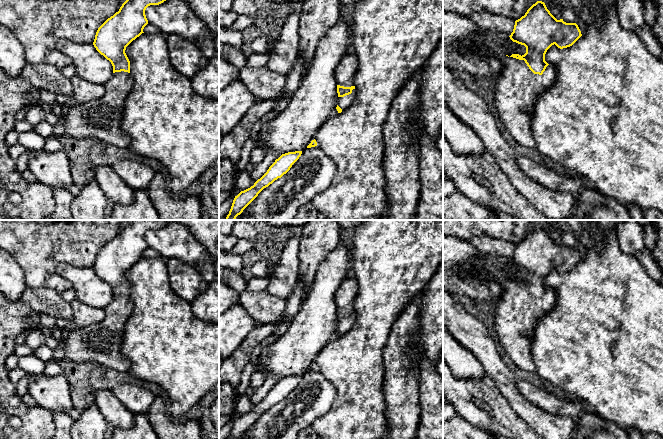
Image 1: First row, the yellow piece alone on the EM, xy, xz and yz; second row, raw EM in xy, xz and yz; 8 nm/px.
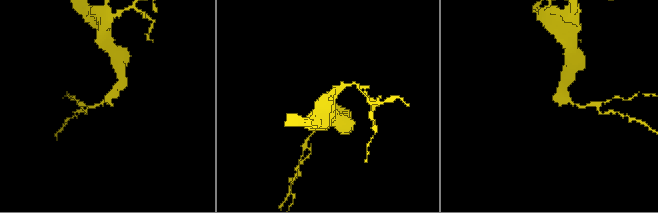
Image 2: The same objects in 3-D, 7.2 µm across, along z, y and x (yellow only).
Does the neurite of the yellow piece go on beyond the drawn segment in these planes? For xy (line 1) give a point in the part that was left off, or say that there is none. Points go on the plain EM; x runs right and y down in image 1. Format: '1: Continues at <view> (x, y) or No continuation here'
1: Continues at xy (102, 342)

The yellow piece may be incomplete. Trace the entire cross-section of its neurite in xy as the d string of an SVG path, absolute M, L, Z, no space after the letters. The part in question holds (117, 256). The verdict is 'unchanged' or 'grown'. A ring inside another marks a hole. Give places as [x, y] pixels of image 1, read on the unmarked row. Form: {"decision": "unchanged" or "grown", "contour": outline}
{"decision": "grown", "contour": "M130 220L119 235L108 242L97 254L93 266L96 274L109 284L113 290L113 299L105 307L105 318L88 327L72 330L64 340L63 357L74 362L96 361L101 365L119 372L128 372L130 362L122 354L122 340L125 324L134 308L130 298L130 285L125 277L126 271L143 256L148 248L145 234L150 229L159 229L170 220Z"}

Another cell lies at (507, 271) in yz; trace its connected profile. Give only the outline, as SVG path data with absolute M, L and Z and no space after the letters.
M507 260L501 268L495 271L503 280L512 278L524 279L526 277L526 271L524 269L513 266L509 260Z

